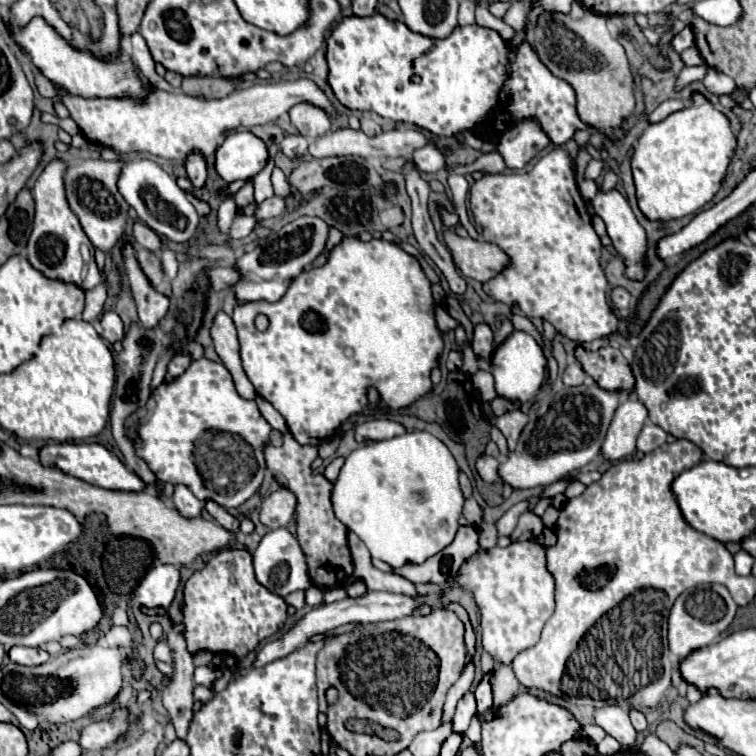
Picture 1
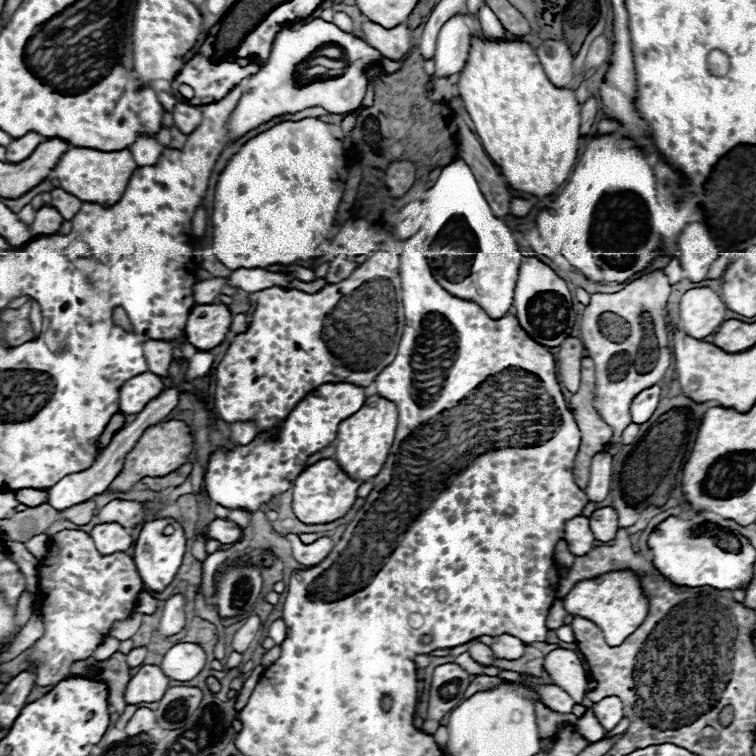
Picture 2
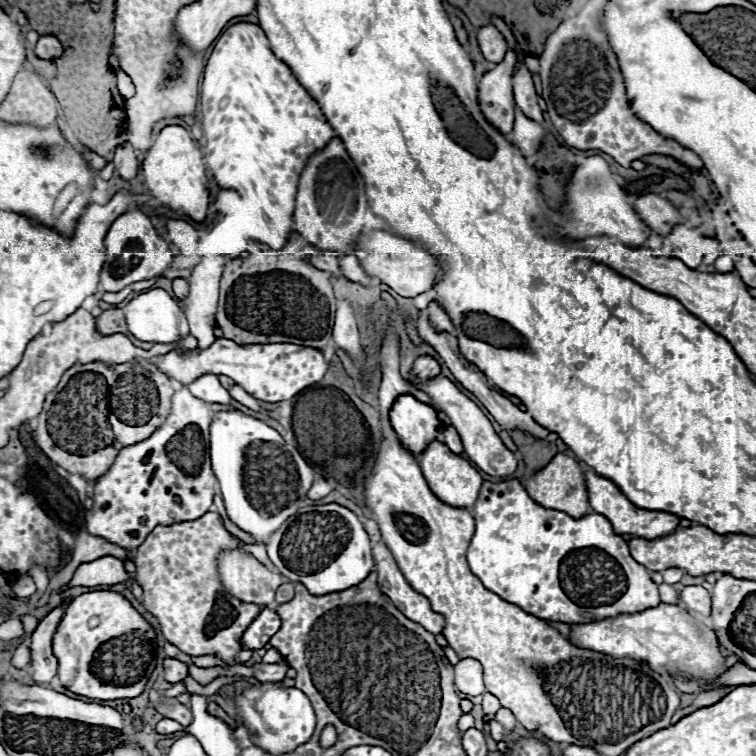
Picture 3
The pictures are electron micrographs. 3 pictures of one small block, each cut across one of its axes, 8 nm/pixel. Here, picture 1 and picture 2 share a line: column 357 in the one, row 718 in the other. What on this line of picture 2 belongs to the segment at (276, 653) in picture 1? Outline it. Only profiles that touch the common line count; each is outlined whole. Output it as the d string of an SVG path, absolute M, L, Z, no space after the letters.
M606 696L600 702L594 704L594 714L600 720L600 724L604 726L606 732L610 732L612 728L616 728L616 724L624 718L622 712L622 702L616 696Z

